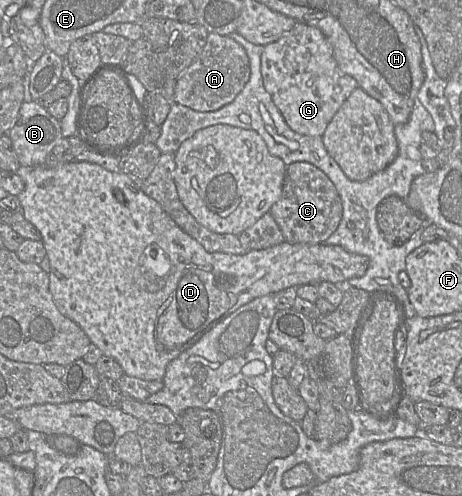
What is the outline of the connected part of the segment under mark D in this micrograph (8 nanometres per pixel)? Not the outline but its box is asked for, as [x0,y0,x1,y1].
[16,161,369,381]

